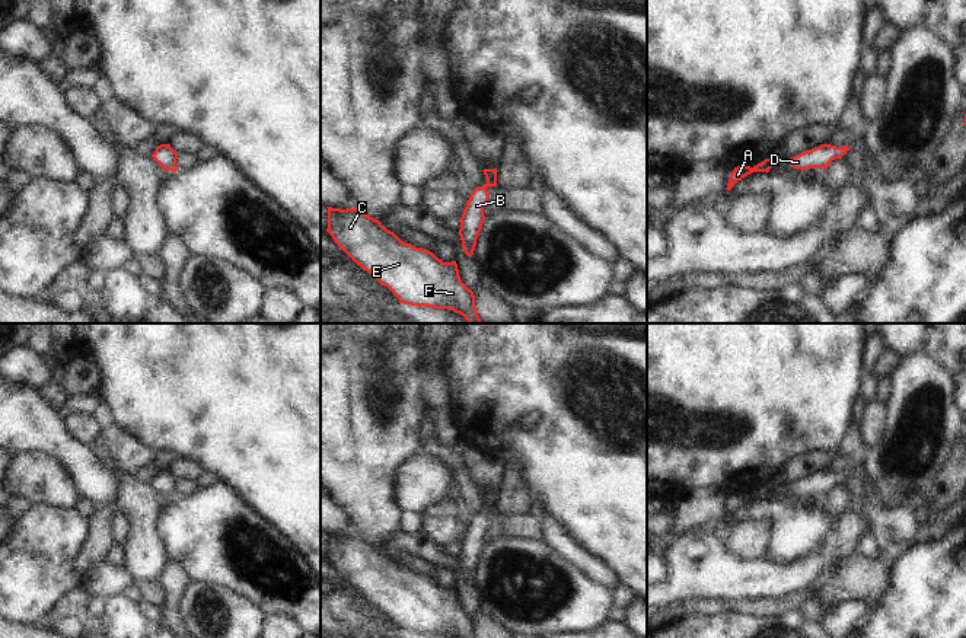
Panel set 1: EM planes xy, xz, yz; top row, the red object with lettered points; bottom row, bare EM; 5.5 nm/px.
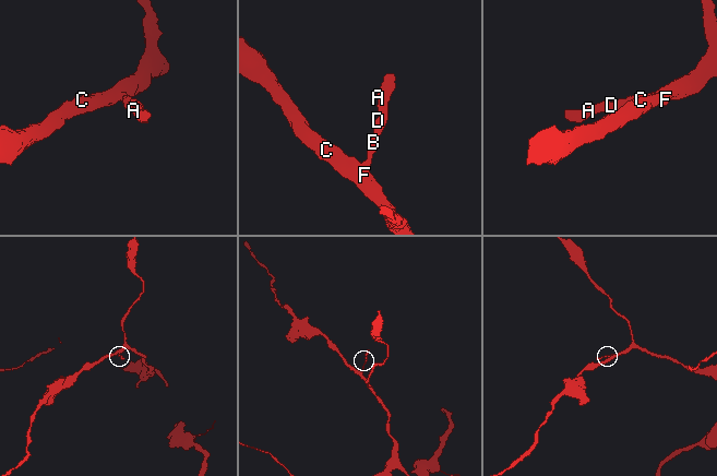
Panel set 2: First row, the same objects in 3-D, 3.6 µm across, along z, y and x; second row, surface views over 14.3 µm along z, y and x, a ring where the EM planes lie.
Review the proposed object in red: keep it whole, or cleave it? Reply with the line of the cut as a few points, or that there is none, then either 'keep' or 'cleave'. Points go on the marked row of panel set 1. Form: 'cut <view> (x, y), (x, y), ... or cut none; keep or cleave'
cut none; keep

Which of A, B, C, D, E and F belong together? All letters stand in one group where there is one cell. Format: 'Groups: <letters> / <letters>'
Groups: A B C D E F

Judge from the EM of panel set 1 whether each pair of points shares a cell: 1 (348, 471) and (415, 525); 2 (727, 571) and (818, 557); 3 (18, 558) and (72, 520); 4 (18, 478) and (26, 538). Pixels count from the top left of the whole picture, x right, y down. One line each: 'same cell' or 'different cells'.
1: different cells
2: same cell
3: same cell
4: different cells

